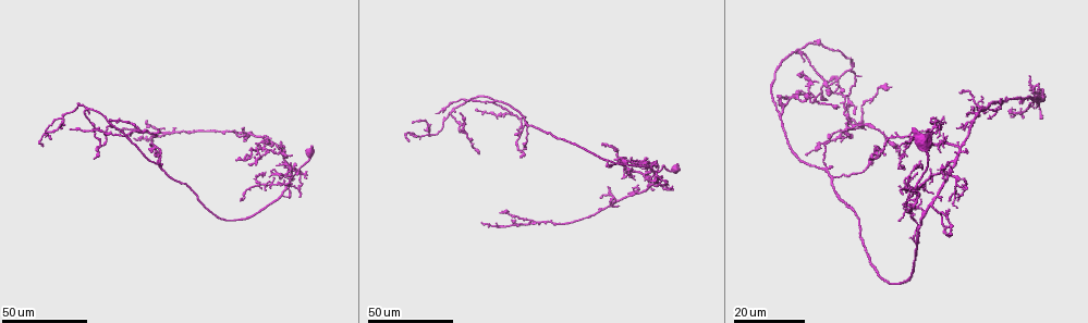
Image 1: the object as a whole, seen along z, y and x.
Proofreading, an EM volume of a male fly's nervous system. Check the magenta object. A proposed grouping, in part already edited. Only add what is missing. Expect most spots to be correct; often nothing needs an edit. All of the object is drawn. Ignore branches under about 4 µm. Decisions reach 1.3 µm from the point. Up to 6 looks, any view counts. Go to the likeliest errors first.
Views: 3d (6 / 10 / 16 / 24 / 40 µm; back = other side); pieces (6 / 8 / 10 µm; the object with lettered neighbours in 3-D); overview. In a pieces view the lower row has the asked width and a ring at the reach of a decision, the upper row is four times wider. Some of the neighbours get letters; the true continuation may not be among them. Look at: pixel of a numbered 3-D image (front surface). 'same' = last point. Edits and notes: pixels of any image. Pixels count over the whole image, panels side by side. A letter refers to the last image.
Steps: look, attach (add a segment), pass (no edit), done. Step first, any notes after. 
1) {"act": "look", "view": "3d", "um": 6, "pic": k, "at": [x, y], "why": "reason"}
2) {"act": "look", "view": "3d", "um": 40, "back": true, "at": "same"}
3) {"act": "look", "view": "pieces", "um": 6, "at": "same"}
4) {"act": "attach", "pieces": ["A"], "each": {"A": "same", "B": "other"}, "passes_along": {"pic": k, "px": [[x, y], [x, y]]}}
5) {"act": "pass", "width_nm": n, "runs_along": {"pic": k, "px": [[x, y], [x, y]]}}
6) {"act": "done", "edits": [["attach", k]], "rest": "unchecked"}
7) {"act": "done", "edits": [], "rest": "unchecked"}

{"act": "look", "view": "3d", "um": 24, "pic": 1, "at": [412, 124], "why": "end of a long branch"}

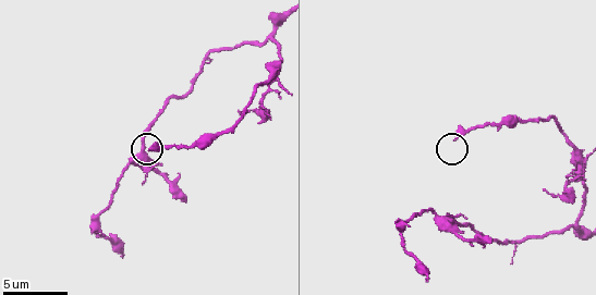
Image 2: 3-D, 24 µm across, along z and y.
{"act": "look", "view": "3d", "um": 10, "pic": 2, "at": [455, 137]}

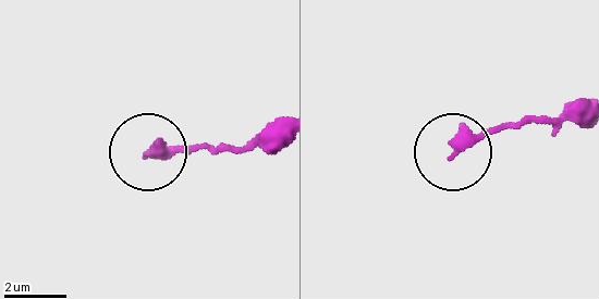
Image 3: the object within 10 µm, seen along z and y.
{"act": "look", "view": "pieces", "um": 10, "pic": 3, "at": [452, 152], "why": "see the neighbours"}

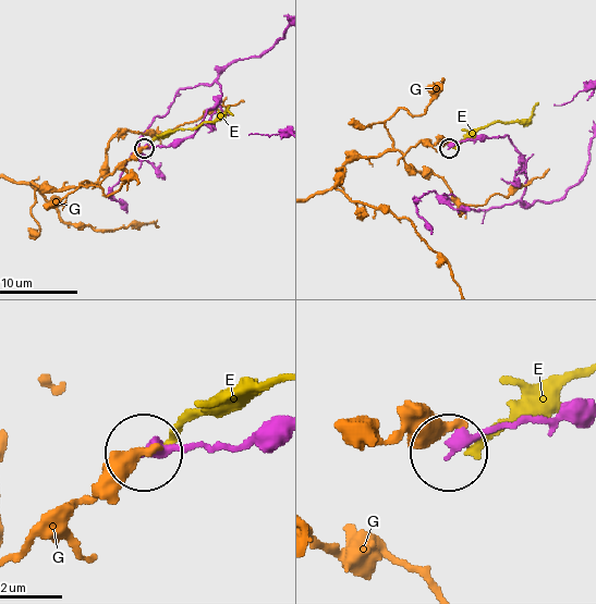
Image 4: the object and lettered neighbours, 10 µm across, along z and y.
{"act": "pass", "each": {"E": "other", "G": "other"}, "runs_along": {"pic": 4, "px": [[278, 415], [231, 446], [147, 452]]}, "found": "none of them fits"}

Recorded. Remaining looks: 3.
{"act": "look", "view": "3d", "um": 40, "pic": 1, "at": [485, 224], "why": "branch stops here"}

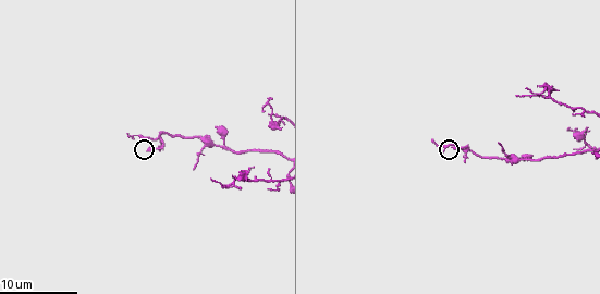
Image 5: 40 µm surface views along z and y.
{"act": "look", "view": "pieces", "um": 8, "pic": 5, "at": [452, 146], "why": "see the neighbours"}

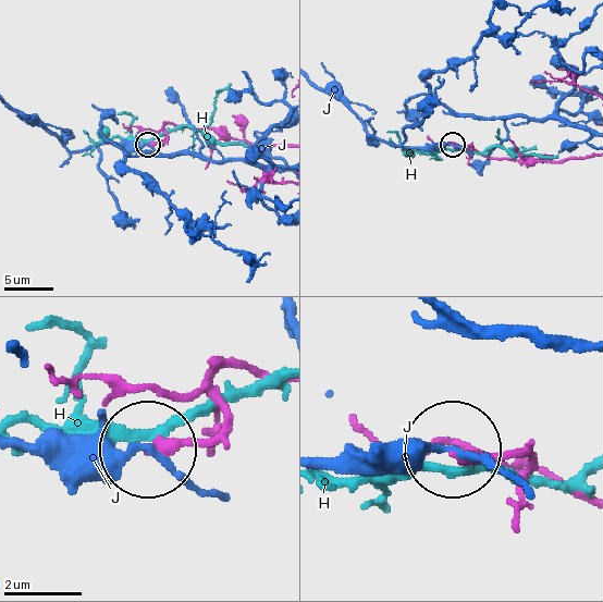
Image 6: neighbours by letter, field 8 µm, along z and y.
{"act": "pass", "each": {"H": "other", "J": "other"}, "runs_along": {"pic": 6, "px": [[277, 146], [170, 124], [165, 138], [149, 144]]}, "found": "no lettered segment goes on from it"}

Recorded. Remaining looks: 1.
{"act": "done", "edits": [], "rest": "unchecked"}

